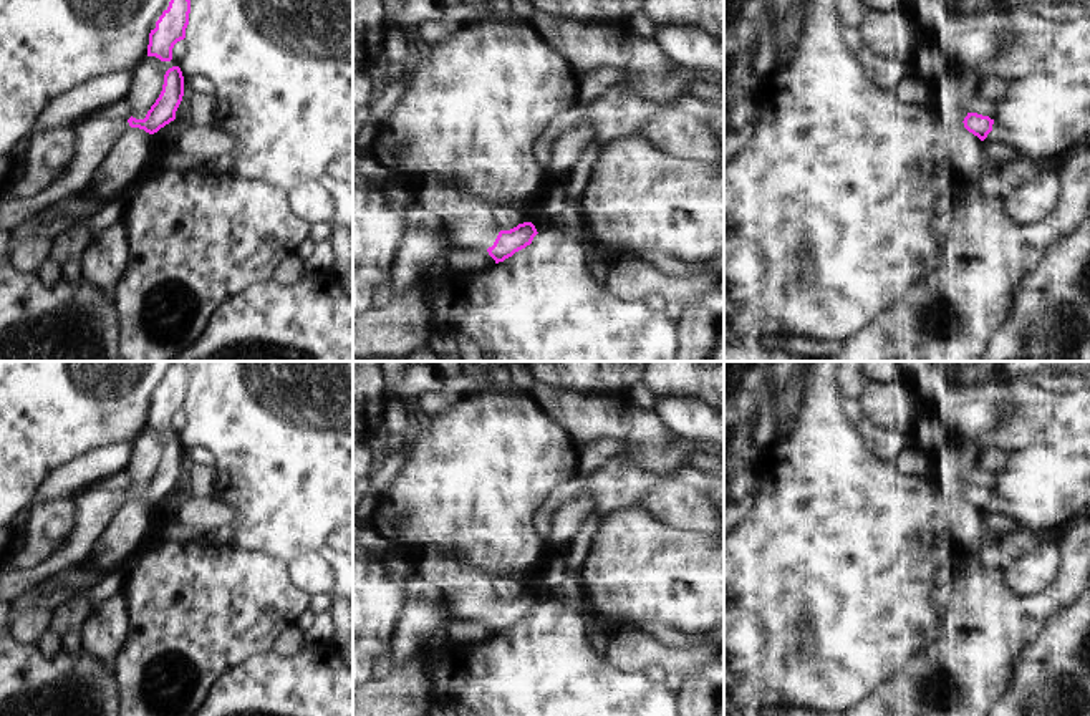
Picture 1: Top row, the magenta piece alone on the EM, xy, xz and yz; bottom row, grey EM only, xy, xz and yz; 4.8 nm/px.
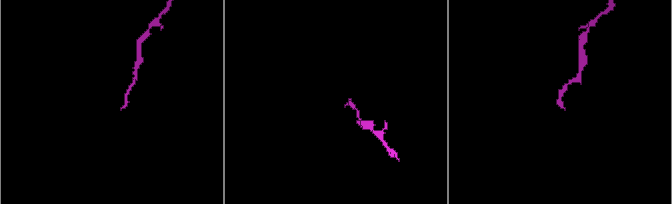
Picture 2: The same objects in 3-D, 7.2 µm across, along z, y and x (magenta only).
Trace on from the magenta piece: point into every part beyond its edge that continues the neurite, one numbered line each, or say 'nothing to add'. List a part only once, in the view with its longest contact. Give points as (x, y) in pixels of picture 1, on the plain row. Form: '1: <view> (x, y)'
1: xz (472, 595)

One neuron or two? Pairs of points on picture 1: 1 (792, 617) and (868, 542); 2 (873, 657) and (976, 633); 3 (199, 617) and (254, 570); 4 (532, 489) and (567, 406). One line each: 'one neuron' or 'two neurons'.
1: one neuron
2: two neurons
3: one neuron
4: two neurons

